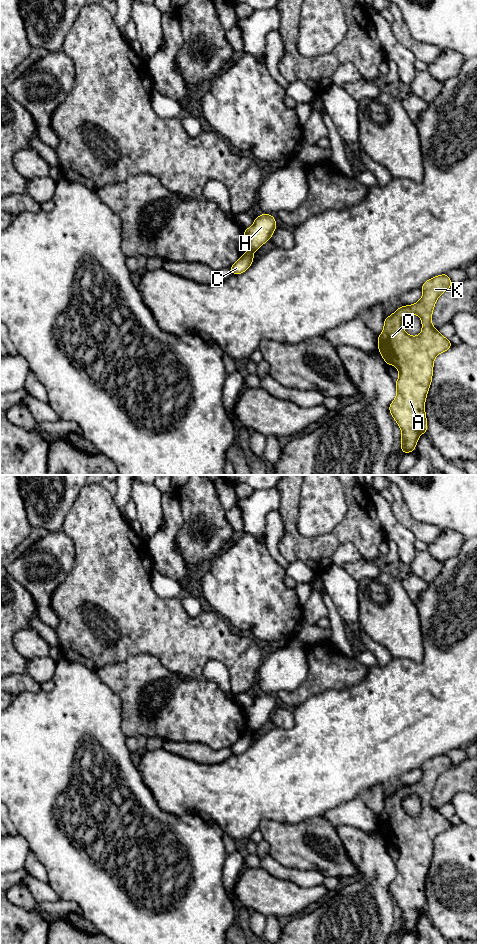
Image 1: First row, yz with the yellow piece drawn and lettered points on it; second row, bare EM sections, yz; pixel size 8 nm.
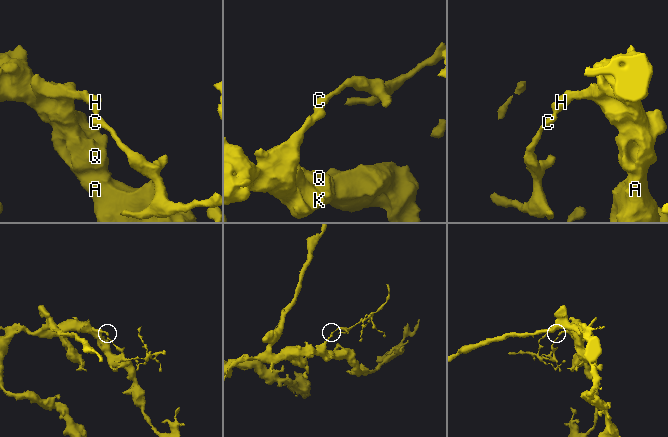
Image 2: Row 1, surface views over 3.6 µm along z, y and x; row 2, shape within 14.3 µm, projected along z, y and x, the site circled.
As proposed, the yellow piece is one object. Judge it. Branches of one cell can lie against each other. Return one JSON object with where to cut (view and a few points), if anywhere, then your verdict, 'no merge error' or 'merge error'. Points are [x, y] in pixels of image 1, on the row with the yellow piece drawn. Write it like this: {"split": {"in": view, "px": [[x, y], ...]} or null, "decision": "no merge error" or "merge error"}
{"split": {"in": "yz", "px": [[248, 249], [252, 252]]}, "decision": "merge error"}

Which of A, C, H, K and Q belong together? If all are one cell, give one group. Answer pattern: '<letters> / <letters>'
A H K Q / C

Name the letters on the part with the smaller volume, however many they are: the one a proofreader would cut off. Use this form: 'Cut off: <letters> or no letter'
Cut off: C

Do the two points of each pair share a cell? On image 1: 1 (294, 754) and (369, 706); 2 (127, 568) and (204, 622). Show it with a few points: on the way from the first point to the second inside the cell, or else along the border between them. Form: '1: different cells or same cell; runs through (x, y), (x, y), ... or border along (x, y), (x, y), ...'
1: same cell; runs through (313, 754), (321, 754), (350, 725)
2: same cell; runs through (139, 589), (172, 622), (183, 622)

